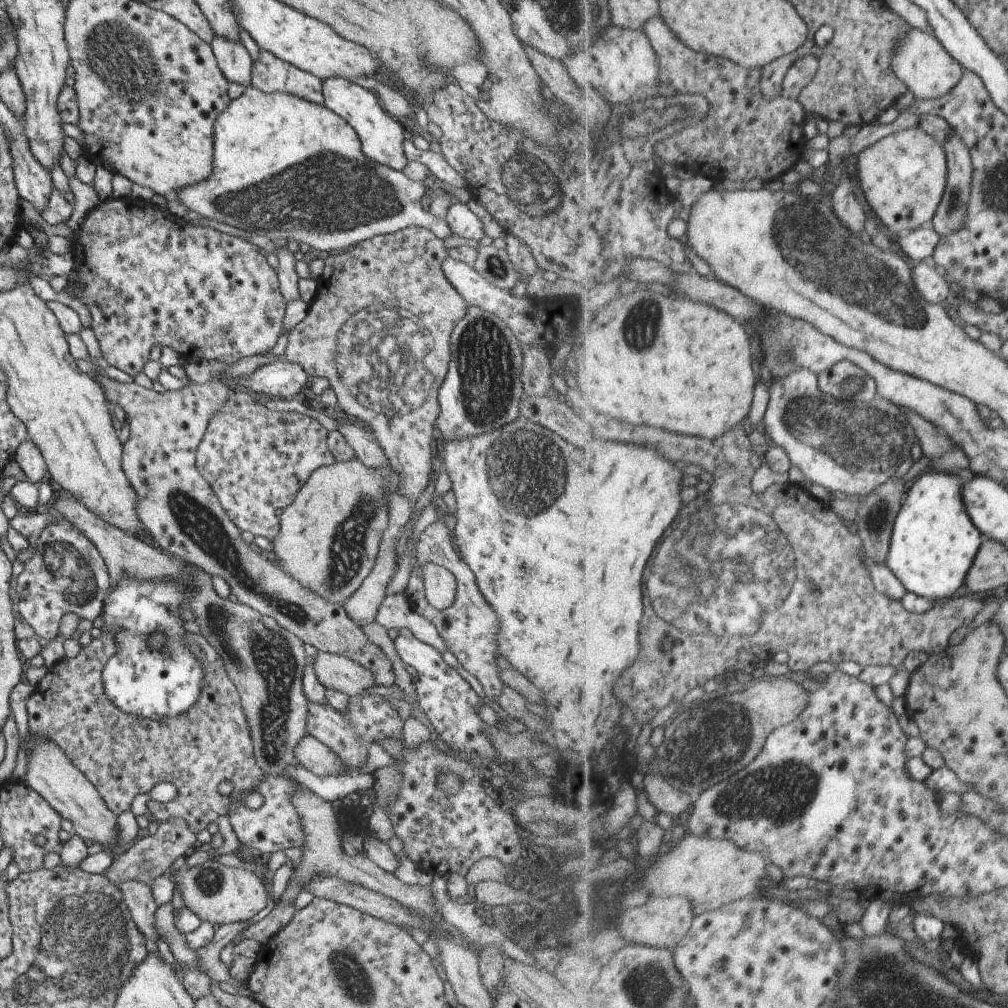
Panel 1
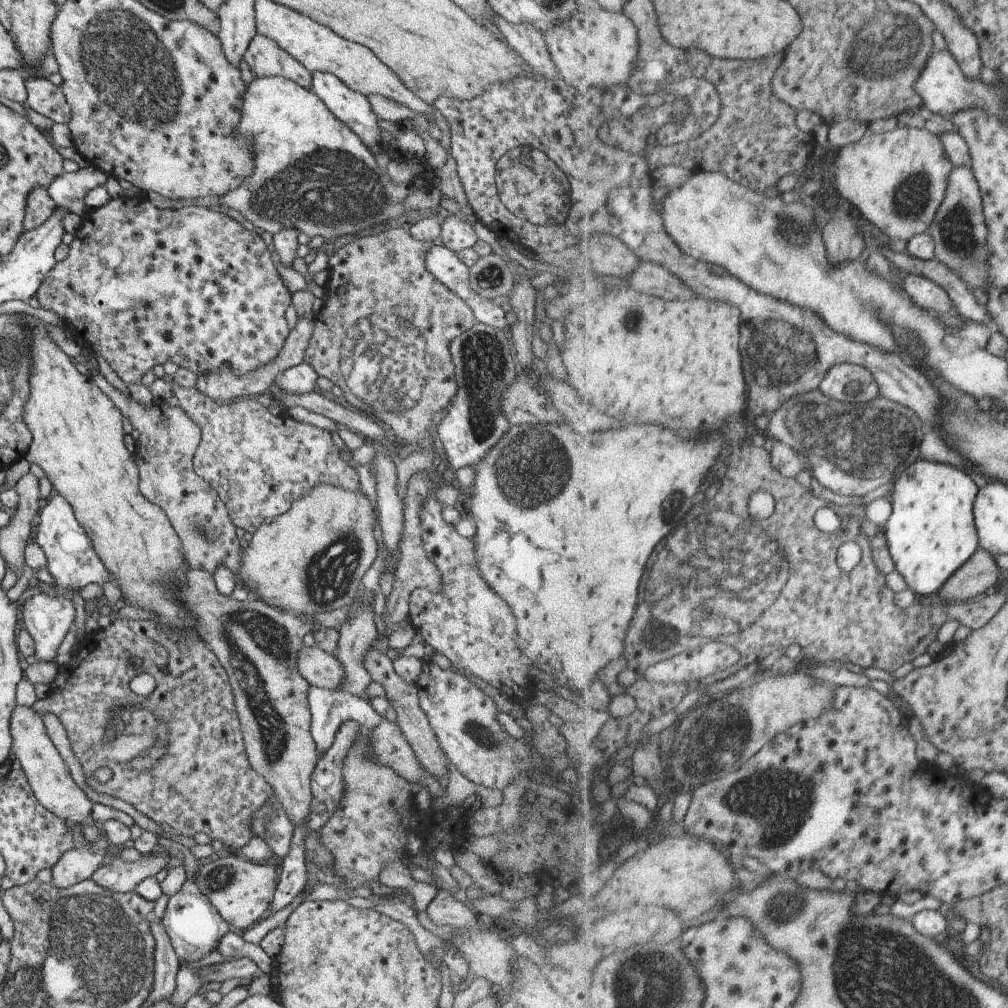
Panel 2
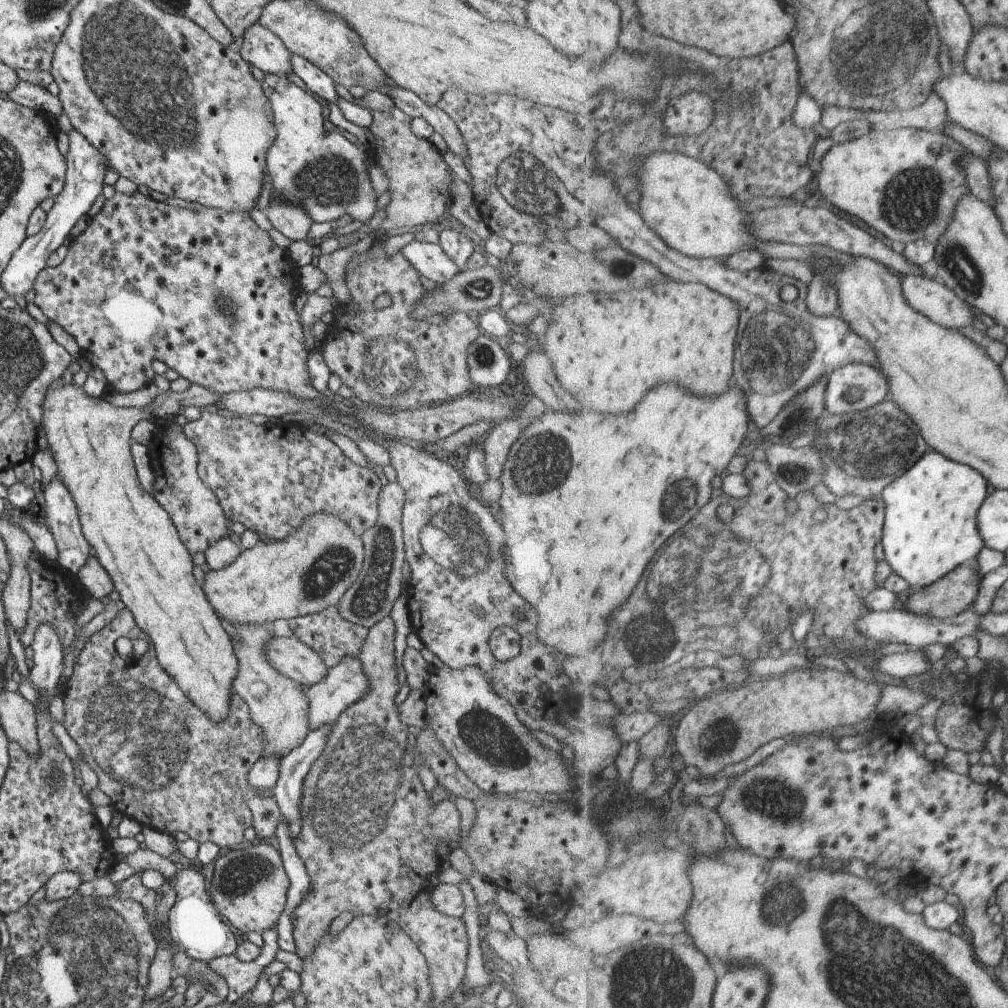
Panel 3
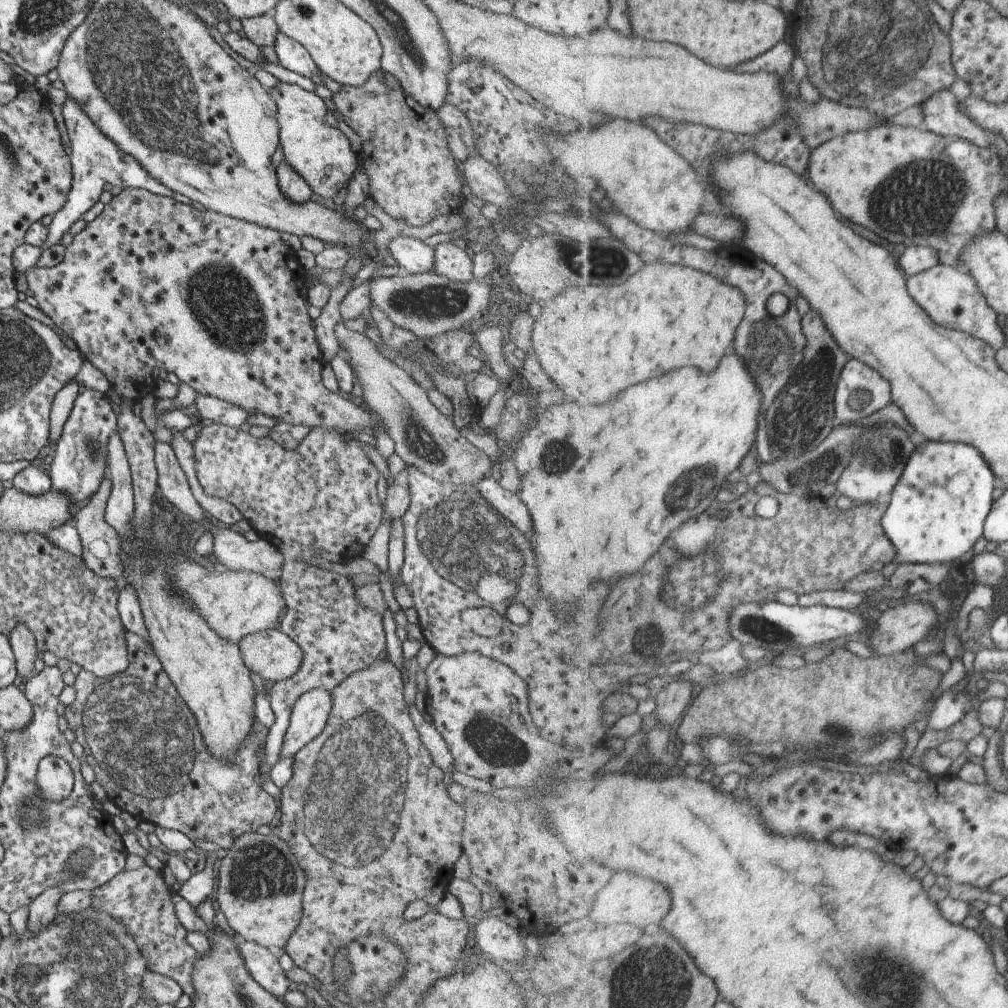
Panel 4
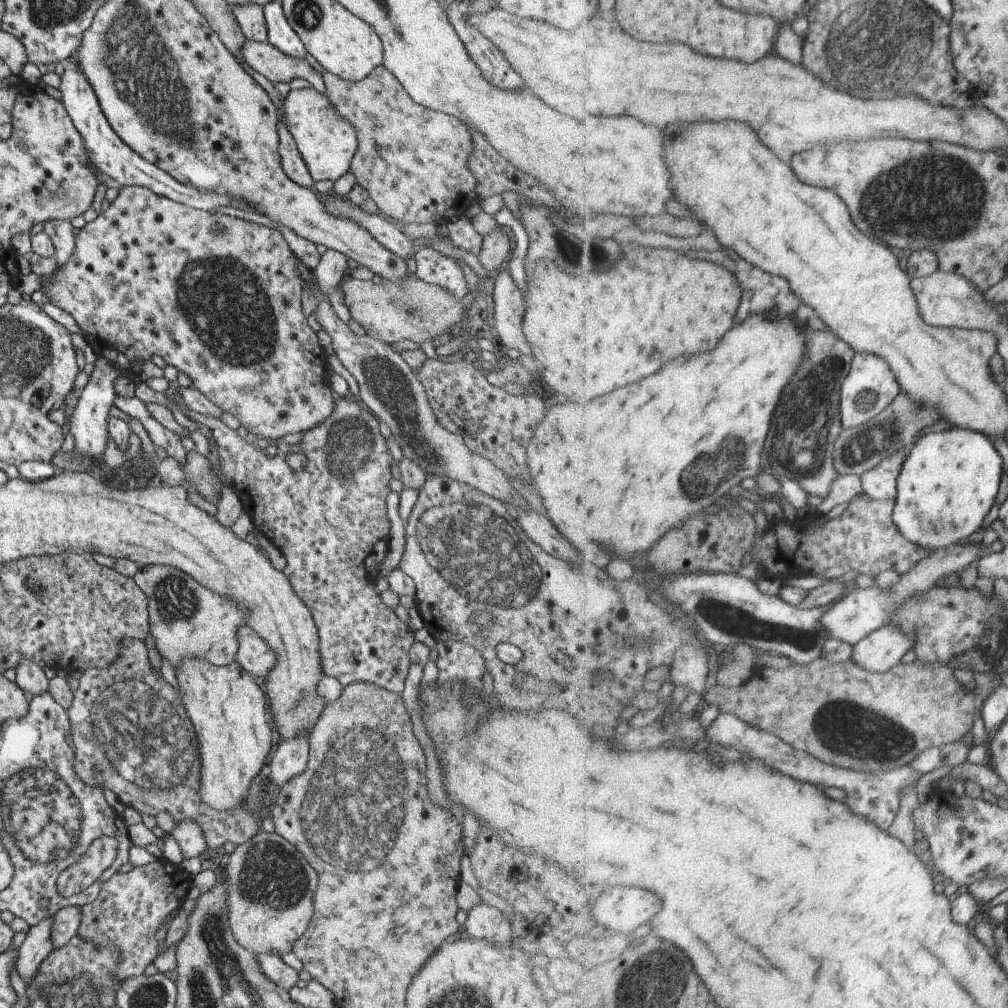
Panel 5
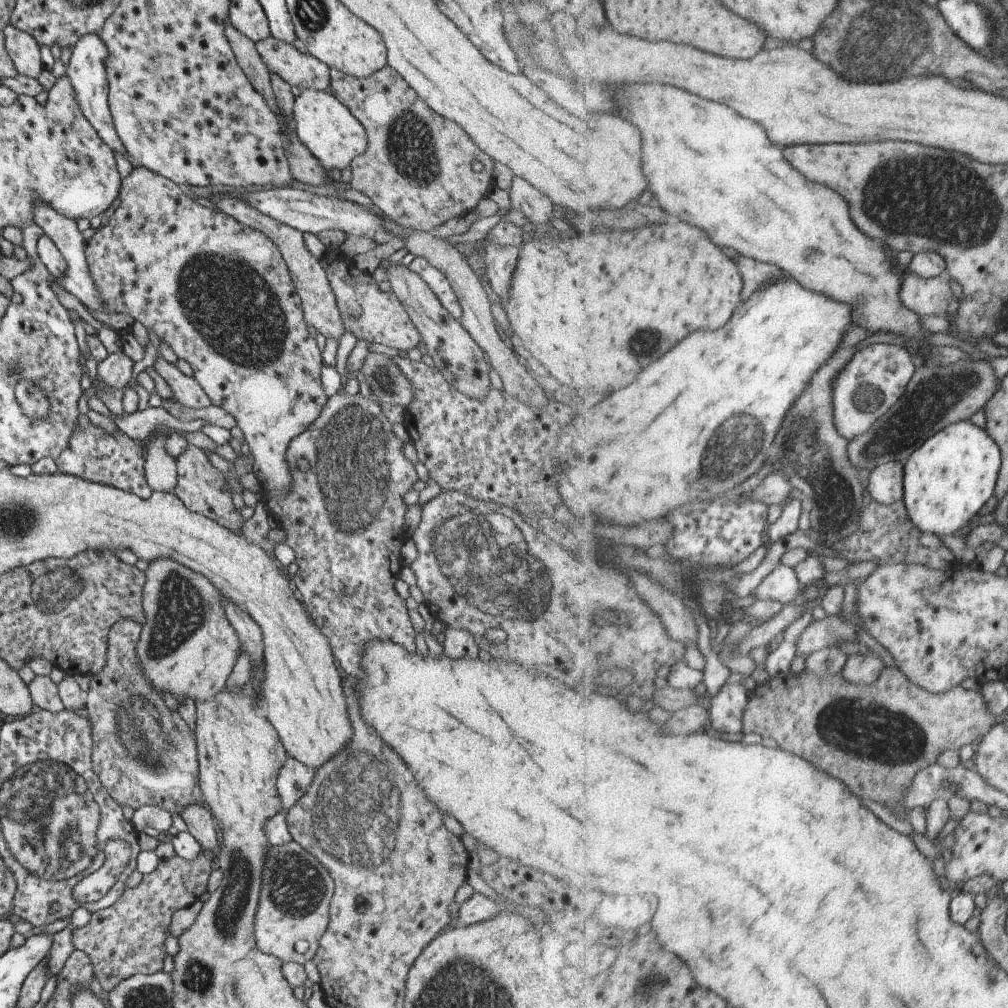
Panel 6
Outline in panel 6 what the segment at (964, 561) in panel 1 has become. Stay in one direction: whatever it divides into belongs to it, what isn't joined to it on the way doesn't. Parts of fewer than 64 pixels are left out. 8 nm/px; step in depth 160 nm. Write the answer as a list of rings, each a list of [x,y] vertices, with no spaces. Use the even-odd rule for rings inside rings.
[[[963,420],[952,423],[929,438],[906,460],[904,504],[913,526],[935,536],[957,534],[975,518],[991,496],[996,495],[1003,454],[985,428]]]

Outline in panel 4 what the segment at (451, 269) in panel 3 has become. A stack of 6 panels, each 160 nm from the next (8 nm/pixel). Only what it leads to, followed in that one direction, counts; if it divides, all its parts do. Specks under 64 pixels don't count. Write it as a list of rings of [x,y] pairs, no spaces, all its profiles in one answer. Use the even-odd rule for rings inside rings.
[[[403,234],[390,239],[387,246],[401,271],[411,274],[431,272],[434,249],[423,241]]]

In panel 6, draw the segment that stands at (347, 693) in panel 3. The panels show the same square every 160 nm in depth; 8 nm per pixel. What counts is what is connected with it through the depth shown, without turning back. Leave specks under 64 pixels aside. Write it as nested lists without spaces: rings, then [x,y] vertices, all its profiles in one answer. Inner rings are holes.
[[[286,757],[275,776],[275,790],[279,798],[279,812],[293,807],[293,804],[307,792],[314,770],[293,758]]]

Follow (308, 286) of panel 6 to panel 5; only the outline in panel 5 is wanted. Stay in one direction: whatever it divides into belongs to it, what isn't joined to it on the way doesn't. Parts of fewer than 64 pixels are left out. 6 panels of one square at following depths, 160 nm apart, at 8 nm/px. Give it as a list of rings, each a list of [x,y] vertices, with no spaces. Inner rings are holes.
[[[297,258],[295,260],[295,268],[302,280],[302,286],[309,284],[311,294],[317,299],[317,306],[313,311],[315,320],[329,335],[333,352],[339,362],[358,384],[358,400],[363,402],[365,408],[375,415],[379,422],[384,422],[389,427],[391,436],[402,451],[402,456],[415,461],[429,476],[439,475],[468,484],[485,495],[511,504],[516,498],[516,490],[512,488],[509,478],[486,458],[475,454],[474,451],[471,452],[458,434],[447,432],[437,424],[421,384],[401,359],[401,355],[393,352],[389,345],[370,336],[356,335],[335,315],[327,299],[328,295],[324,295],[318,287],[314,272],[301,260]]]

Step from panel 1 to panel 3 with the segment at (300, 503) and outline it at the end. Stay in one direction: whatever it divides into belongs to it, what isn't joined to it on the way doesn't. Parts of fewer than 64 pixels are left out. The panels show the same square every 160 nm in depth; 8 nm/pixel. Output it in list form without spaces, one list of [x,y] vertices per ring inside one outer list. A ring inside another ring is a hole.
[[[314,513],[308,517],[305,521],[302,521],[299,527],[294,529],[286,537],[278,539],[272,544],[264,544],[261,541],[257,541],[256,544],[243,552],[240,552],[237,555],[237,558],[226,567],[220,568],[216,571],[207,571],[204,574],[202,585],[202,591],[204,592],[207,602],[211,605],[213,612],[221,617],[221,620],[226,620],[232,626],[233,625],[271,625],[274,620],[289,620],[295,618],[296,616],[308,615],[311,613],[319,612],[323,608],[331,607],[338,604],[338,600],[341,598],[341,595],[350,584],[353,584],[353,581],[357,578],[359,569],[361,568],[361,563],[364,557],[364,548],[363,543],[361,542],[360,537],[356,534],[353,534],[349,530],[349,527],[337,516],[331,515],[330,513]]]

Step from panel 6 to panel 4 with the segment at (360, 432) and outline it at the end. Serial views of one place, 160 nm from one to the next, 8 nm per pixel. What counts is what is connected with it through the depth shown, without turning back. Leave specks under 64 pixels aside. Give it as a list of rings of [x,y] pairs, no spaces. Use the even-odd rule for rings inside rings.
[[[209,422],[197,426],[197,436],[191,443],[196,479],[204,494],[223,498],[233,504],[258,536],[269,541],[281,553],[278,586],[287,612],[281,618],[279,628],[302,650],[298,669],[289,678],[275,681],[267,696],[274,721],[267,731],[263,746],[265,764],[259,768],[256,775],[257,780],[260,779],[260,786],[263,781],[262,773],[267,772],[270,766],[278,761],[288,718],[297,697],[319,687],[330,691],[350,674],[388,658],[381,615],[364,607],[356,599],[351,583],[343,575],[310,564],[310,557],[321,558],[321,550],[338,554],[345,562],[361,556],[363,548],[381,521],[381,508],[377,498],[379,473],[365,455],[363,443],[342,435],[350,432],[351,430],[345,432],[334,428],[315,427],[298,444],[299,447],[291,451],[281,448],[267,436],[254,438],[238,428]]]

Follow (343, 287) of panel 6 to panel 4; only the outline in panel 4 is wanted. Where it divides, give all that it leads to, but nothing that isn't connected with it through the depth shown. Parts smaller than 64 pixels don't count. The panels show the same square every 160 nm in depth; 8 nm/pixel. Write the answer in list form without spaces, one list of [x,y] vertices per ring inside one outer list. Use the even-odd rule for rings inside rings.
[[[402,271],[394,276],[379,276],[368,284],[368,288],[370,306],[380,309],[399,329],[422,339],[439,337],[464,322],[487,315],[495,304],[486,280],[473,278],[468,283],[457,283],[431,272],[411,274]]]

